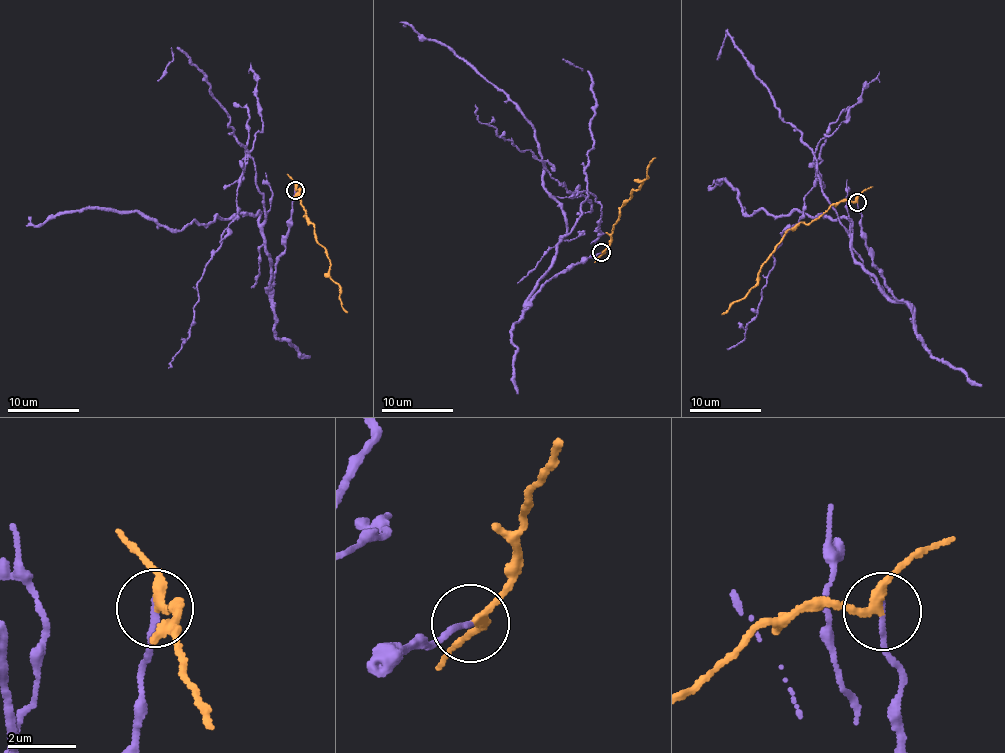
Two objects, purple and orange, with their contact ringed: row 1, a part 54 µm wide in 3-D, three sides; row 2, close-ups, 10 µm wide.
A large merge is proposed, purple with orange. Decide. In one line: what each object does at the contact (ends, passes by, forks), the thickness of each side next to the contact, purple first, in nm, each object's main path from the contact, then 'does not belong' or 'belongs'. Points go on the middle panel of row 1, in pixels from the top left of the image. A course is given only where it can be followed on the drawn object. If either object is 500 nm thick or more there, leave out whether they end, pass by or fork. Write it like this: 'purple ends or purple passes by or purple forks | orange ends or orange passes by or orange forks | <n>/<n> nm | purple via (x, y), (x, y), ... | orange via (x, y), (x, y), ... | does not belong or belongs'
purple ends | orange passes by | 170/240 nm | purple via (602, 252), (537, 287), (588, 198), (567, 191), (527, 149), (519, 150), (478, 120), (474, 105) | orange via (602, 252), (609, 245), (620, 208), (637, 190), (639, 181), (647, 178), (647, 167), (655, 158) | does not belong

